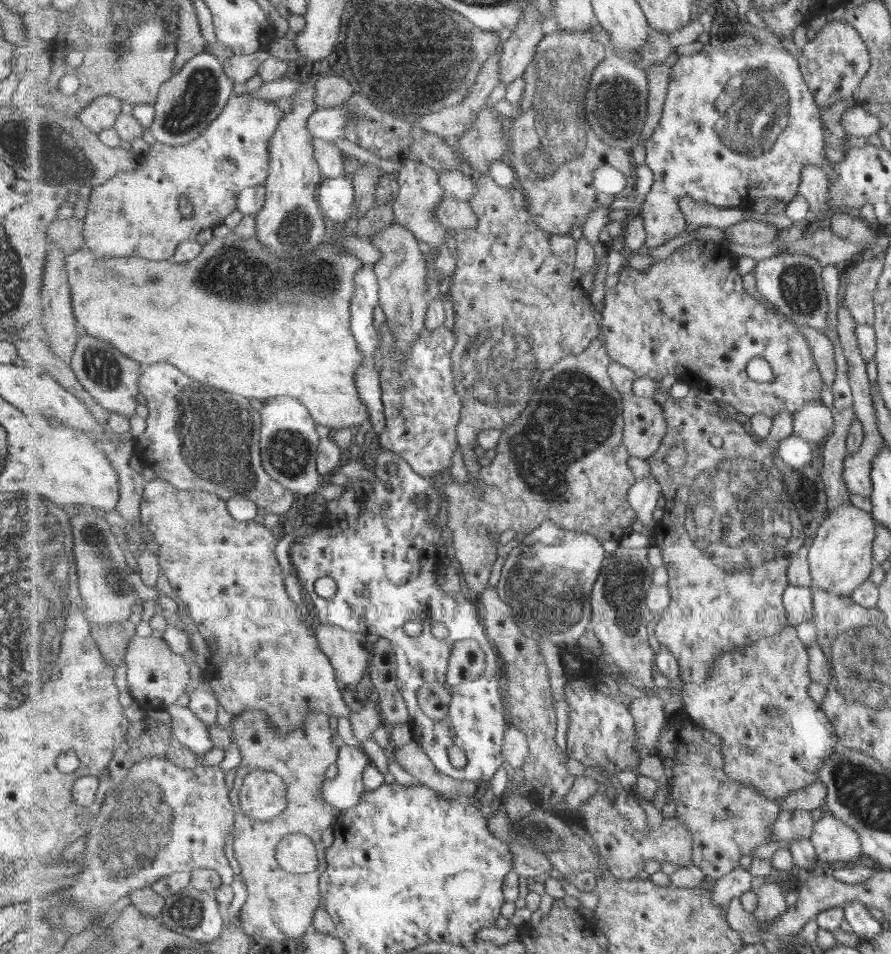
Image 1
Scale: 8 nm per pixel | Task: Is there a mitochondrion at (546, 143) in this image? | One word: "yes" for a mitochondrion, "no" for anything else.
yes

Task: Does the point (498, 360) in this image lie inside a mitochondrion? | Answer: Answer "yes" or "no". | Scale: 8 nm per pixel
yes

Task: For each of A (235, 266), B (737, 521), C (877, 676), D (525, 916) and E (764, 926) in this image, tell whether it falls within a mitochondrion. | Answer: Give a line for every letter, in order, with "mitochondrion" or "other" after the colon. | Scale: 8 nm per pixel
A: mitochondrion
B: mitochondrion
C: mitochondrion
D: other
E: other

